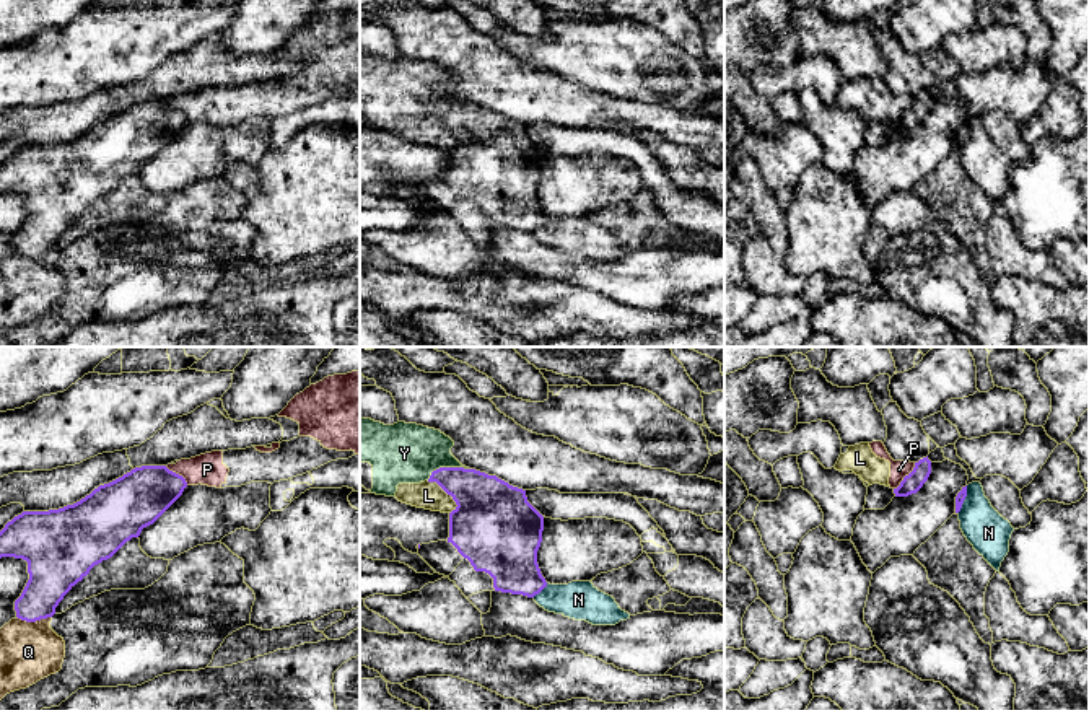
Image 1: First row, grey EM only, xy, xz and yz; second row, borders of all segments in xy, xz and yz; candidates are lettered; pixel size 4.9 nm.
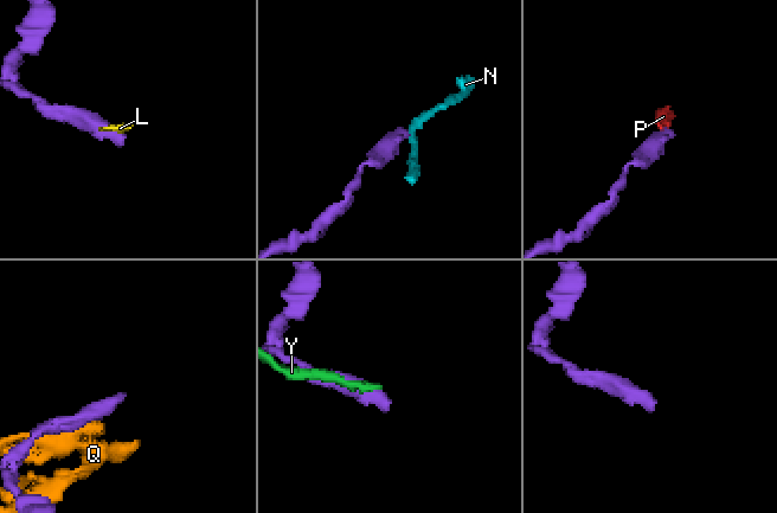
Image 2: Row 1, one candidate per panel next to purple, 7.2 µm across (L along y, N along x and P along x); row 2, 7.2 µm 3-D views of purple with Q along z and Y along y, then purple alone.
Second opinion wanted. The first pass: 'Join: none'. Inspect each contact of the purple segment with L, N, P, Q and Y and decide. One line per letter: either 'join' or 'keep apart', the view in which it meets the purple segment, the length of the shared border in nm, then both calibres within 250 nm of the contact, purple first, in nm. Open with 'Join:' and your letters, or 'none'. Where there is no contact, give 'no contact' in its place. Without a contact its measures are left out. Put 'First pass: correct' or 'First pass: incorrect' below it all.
Join: none
L: keep apart; meets purple in xz; contact 200 nm long; 340 nm thick on the purple side, 140 nm on the other
N: keep apart; meets purple in yz; contact 150 nm long; 50 nm thick on the purple side, 200 nm on the other
P: keep apart; meets purple in yz; contact 170 nm long; 90 nm thick on the purple side, 90 nm on the other
Q: keep apart; meets purple in xy; contact 180 nm long; 240 nm thick on the purple side, 300 nm on the other
Y: keep apart; meets purple in xz; contact 220 nm long; 280 nm thick on the purple side, 300 nm on the other
First pass: correct

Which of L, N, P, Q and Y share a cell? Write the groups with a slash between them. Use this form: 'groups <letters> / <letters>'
groups L P Y / N / Q

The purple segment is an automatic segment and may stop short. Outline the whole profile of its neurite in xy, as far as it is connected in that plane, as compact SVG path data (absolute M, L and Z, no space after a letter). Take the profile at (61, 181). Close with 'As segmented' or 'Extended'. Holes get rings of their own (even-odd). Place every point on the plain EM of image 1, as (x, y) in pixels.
M142 101L99 121L73 140L49 147L23 147L8 156L0 166L0 194L23 194L29 208L21 231L15 236L16 252L26 257L52 252L63 231L94 200L111 194L132 173L138 173L142 164L153 160L186 122L186 114L166 101Z. As segmented

